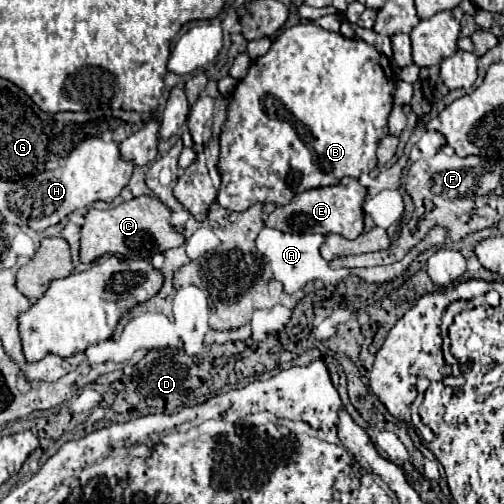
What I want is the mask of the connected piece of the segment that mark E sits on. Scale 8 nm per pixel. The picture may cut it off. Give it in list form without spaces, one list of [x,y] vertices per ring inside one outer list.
[[[342,178],[334,186],[314,188],[302,194],[296,194],[288,204],[276,206],[276,210],[266,218],[268,228],[276,228],[282,232],[314,232],[314,234],[340,234],[348,240],[354,240],[362,234],[364,228],[364,212],[362,202],[366,196],[366,188],[358,184],[356,178]]]

